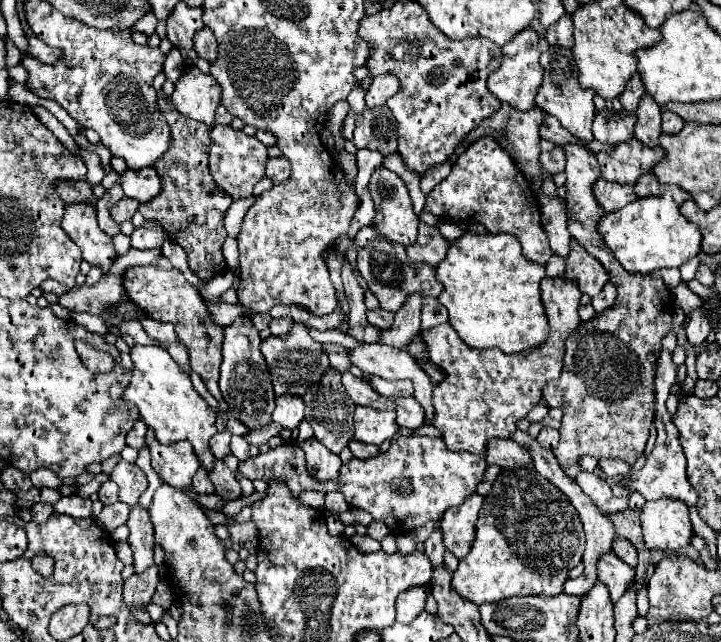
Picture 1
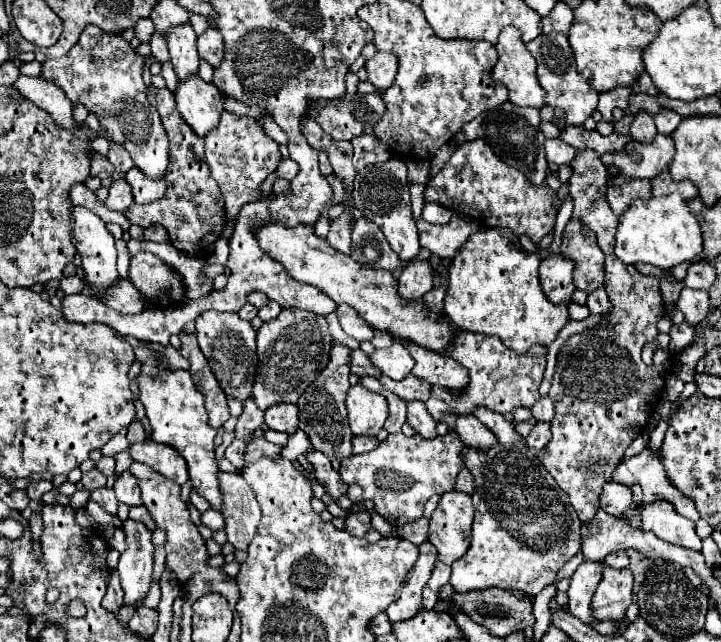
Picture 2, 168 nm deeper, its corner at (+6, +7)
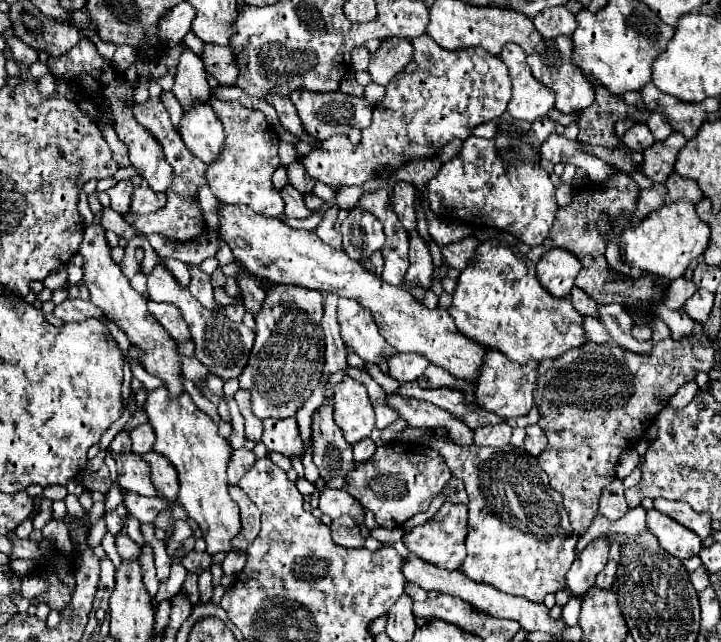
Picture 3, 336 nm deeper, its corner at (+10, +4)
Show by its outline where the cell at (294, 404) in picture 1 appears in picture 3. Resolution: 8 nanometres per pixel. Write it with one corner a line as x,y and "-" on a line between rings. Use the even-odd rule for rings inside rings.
294,417
264,419
262,423
264,423
262,443
268,447
268,451
280,451
286,457
302,455
302,441

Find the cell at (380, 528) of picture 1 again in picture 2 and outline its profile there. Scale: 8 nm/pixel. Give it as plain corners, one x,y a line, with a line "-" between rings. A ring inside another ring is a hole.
364,510
348,512
344,522
346,522
344,530
348,530
348,534
352,534
356,538
364,538
368,534
368,530
370,530
370,514
364,512

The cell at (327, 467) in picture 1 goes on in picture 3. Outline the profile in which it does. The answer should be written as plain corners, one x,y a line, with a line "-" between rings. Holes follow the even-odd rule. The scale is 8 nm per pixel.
324,485
324,491
320,493
320,501
318,501
318,509
324,515
330,515
332,519
340,517
340,515
352,515
356,517
358,523
362,523
362,505
356,503
356,499
352,499
352,495
348,495
348,491
342,489
332,489
328,485

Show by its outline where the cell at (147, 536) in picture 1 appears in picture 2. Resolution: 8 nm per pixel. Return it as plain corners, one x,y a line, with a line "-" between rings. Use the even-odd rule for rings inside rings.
134,520
124,522
128,548
122,552
118,560
118,574
124,588
124,606
132,606
142,602
150,590
152,580
152,532

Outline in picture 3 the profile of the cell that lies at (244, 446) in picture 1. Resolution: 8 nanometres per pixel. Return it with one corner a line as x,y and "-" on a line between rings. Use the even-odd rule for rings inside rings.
242,447
242,449
234,449
228,461
228,483
230,485
238,485
240,477
252,467
252,463
256,461
254,451

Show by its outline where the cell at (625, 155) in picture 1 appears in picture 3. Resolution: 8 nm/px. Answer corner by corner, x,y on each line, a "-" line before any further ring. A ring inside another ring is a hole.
672,133
668,139
654,143
644,151
644,161
636,167
652,181
652,183
664,183
668,175
674,171
674,161
678,151
684,147
686,139
682,133

